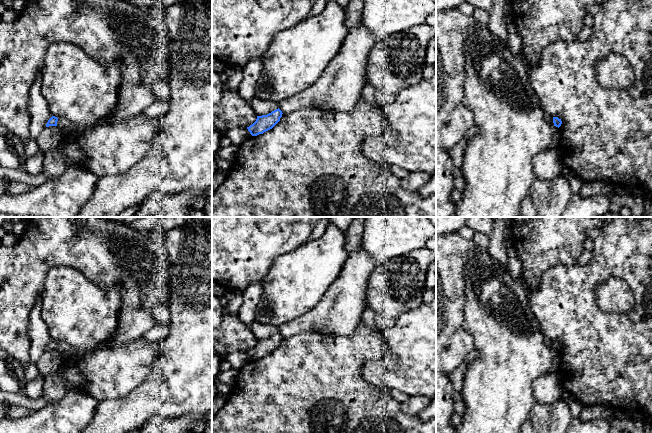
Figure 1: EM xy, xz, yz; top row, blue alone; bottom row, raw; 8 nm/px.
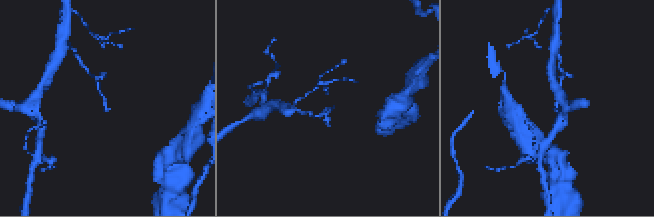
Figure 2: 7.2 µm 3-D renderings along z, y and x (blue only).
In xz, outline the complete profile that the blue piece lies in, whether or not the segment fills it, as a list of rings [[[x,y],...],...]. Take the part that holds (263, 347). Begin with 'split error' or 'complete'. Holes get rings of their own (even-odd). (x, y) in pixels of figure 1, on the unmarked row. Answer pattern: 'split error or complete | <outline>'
complete | [[[278,332],[267,339],[257,340],[256,345],[247,351],[252,360],[263,358],[272,353],[282,341],[282,335]]]

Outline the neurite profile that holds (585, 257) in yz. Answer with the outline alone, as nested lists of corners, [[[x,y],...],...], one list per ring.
[[[584,250],[578,259],[578,265],[586,265],[592,258],[592,251]]]

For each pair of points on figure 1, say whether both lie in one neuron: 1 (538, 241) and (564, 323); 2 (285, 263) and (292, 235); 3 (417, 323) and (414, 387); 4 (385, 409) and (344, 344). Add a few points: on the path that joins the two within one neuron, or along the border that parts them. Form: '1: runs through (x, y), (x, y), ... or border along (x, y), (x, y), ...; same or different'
1: border along (570, 265), (548, 268), (533, 288); different
2: border along (308, 239), (294, 249), (276, 256), (268, 265); different
3: runs through (417, 339), (417, 365), (414, 371); same
4: runs through (368, 395), (344, 371), (344, 361); same

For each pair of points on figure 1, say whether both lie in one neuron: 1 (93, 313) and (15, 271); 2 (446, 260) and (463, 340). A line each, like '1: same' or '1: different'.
1: different
2: same

